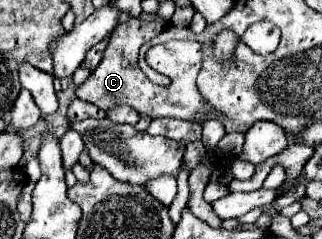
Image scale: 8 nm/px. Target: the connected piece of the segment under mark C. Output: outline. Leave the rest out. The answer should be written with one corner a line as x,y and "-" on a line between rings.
131,17
129,21
117,25
117,29
109,37
109,43
105,47
99,67
87,77
87,81
75,91
75,95
79,99
85,99
85,101
97,105
103,111
107,111
115,105
127,103
135,111
139,111
141,117
145,117
145,115
175,117
175,119
185,119
185,121
193,121
193,123
205,123
205,121
215,119
215,121
223,123
225,117
221,113
217,113
207,101
203,101
201,93
197,89
189,89
185,85
169,85
169,87
153,85
145,77
145,73
137,67
137,55
139,55
141,46
147,41
151,41
153,37
157,37
157,33
161,33
161,29
167,29
167,21
163,21
163,19
143,22
139,20
139,17

